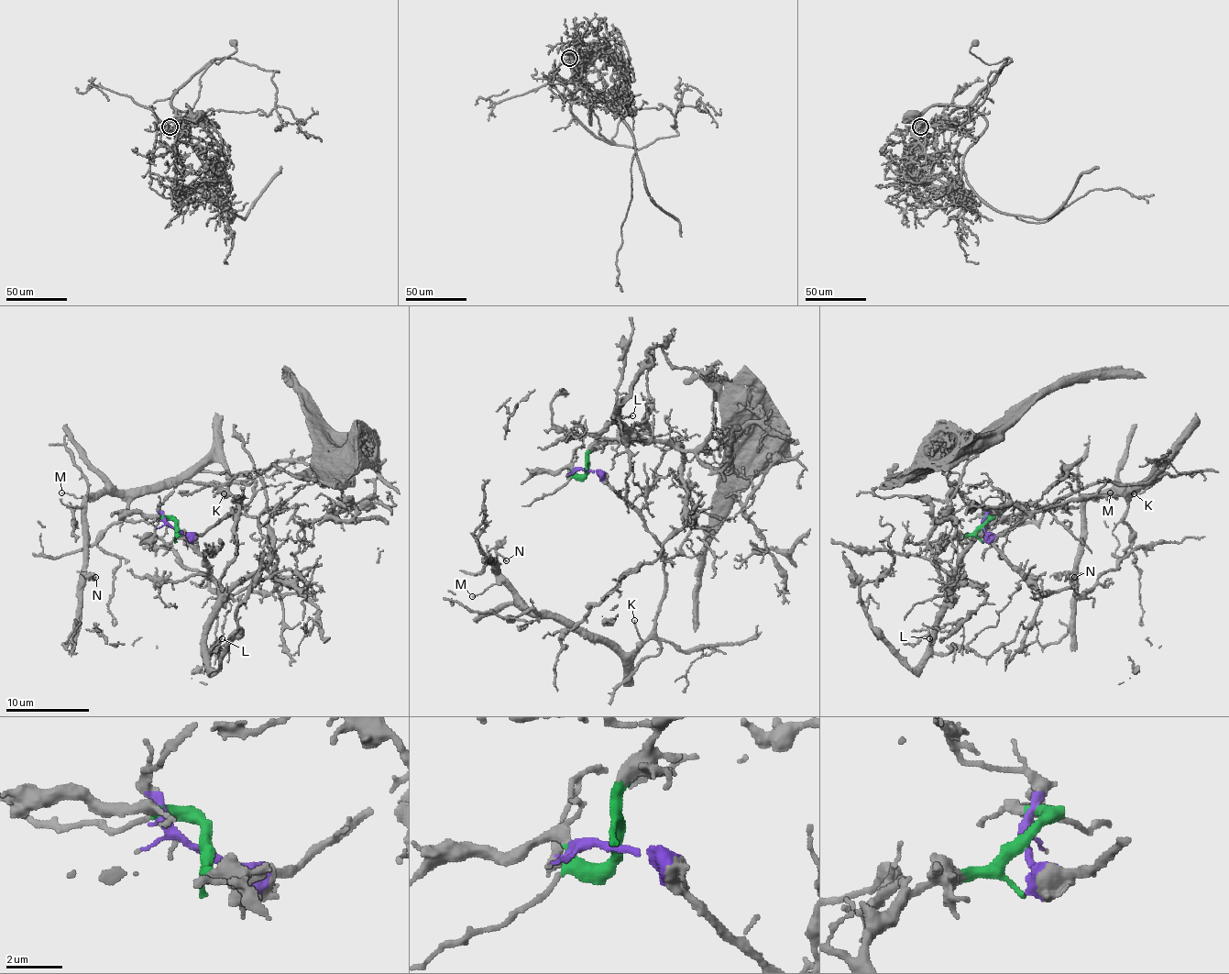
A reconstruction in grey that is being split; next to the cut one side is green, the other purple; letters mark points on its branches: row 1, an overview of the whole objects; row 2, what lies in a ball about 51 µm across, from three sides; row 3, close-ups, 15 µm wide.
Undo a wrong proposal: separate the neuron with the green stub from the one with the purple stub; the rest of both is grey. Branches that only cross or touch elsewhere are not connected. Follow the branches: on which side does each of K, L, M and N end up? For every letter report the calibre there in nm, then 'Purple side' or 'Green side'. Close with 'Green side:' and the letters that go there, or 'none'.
K: Thickness 110 nm. Purple side
L: Thickness 100 nm. Green side
M: Thickness 110 nm. Purple side
N: Thickness 110 nm. Purple side
Green side: L

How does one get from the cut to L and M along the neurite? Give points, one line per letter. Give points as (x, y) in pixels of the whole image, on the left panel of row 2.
L: (175, 526), (208, 566), (214, 582), (217, 607), (206, 625), (206, 645), (213, 647), (221, 639)
M: (175, 528), (204, 535), (252, 497), (254, 482), (239, 482), (219, 462), (208, 462), (140, 491), (60, 493)

